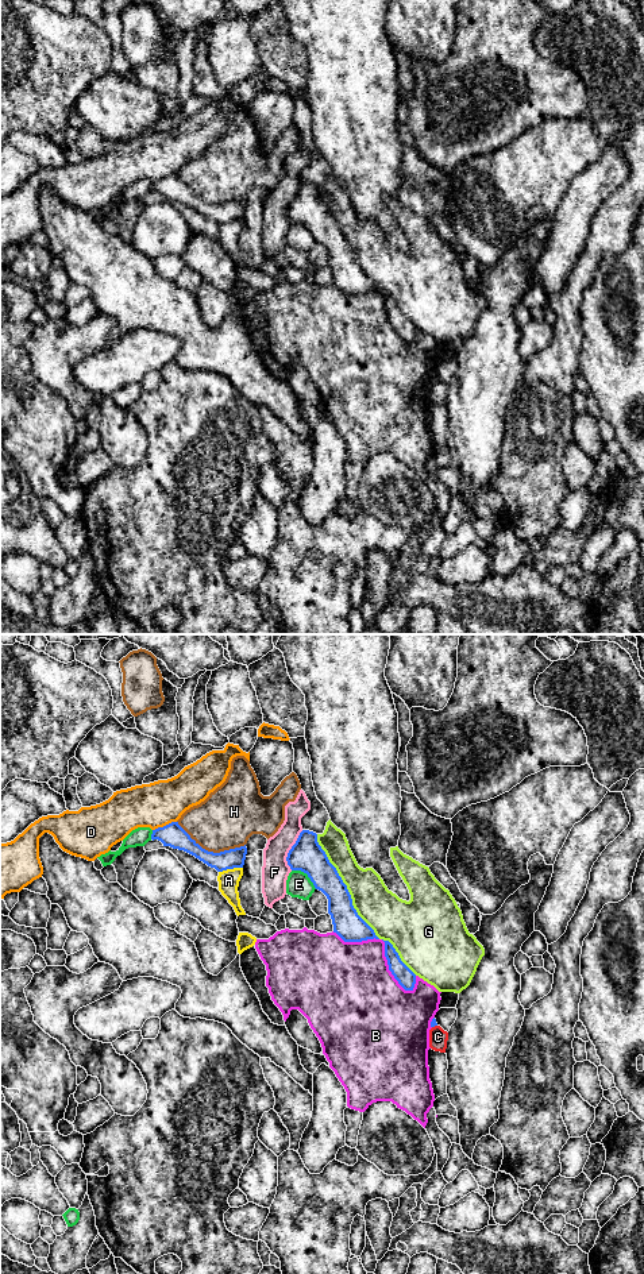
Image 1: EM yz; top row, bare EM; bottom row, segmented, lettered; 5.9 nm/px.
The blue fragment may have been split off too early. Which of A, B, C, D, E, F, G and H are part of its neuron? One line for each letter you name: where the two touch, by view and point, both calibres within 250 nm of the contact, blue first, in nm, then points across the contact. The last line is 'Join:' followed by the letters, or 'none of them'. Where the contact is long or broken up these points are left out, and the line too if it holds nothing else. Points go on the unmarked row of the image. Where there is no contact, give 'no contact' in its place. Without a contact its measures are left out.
Join: none of them

